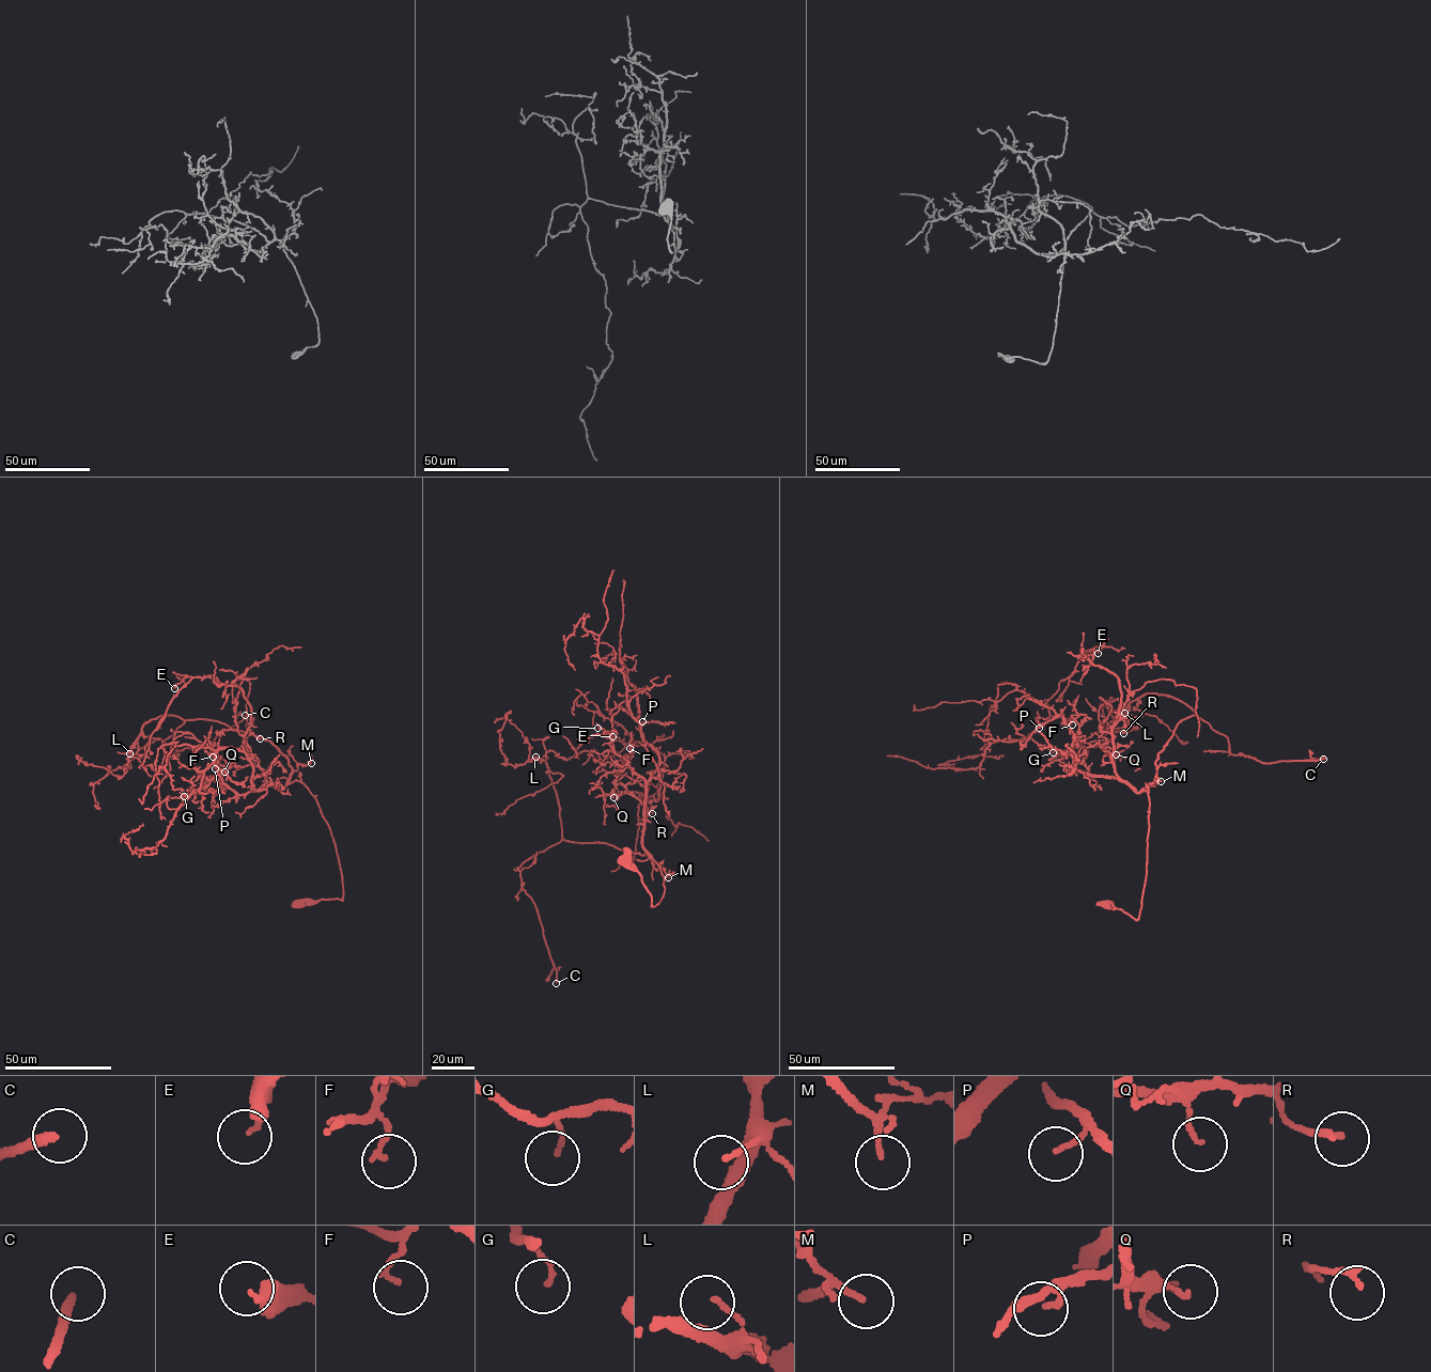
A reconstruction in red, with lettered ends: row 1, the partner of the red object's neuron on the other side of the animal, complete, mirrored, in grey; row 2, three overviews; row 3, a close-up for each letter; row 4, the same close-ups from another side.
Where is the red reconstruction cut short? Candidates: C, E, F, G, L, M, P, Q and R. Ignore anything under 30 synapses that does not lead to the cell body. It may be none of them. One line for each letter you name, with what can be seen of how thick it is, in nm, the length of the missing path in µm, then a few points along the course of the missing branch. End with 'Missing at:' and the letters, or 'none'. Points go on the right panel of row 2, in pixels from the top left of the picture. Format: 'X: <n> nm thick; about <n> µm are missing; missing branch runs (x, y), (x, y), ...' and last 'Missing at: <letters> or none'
C: 220 nm thick; about 90 µm are missing
M: 140 nm thick; about 90 µm are missing; missing branch runs (1161, 781), (1203, 782), (1227, 759), (1246, 748), (1261, 730), (1282, 739)
Missing at: C, M

